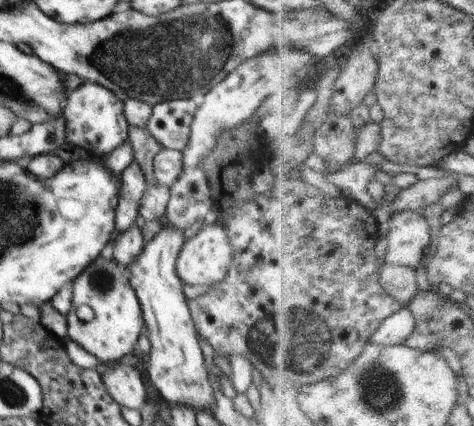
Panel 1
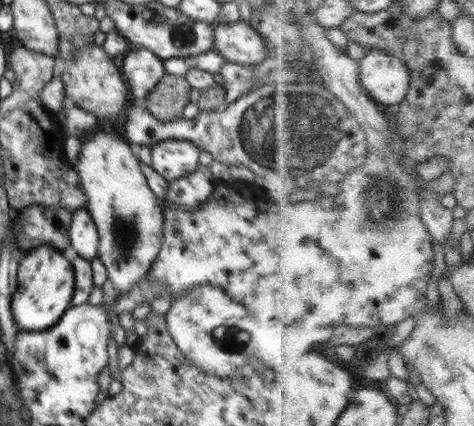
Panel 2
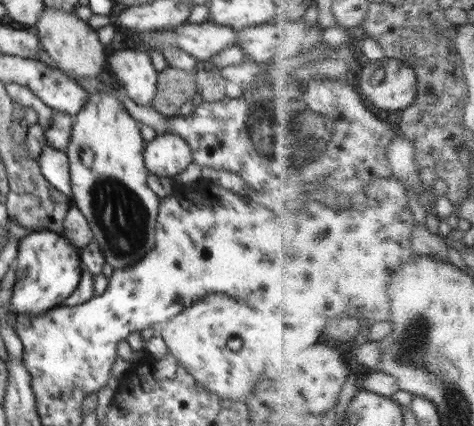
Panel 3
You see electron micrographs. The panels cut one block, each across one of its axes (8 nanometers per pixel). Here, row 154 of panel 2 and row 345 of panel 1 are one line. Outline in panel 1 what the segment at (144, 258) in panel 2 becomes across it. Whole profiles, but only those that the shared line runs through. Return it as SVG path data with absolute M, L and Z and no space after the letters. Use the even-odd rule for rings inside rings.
M107 251L96 258L72 282L72 308L66 316L67 336L86 352L96 356L98 361L106 364L118 364L128 354L137 353L137 342L145 328L141 306L126 270ZM80 306L92 308L94 318L90 322L78 318Z

